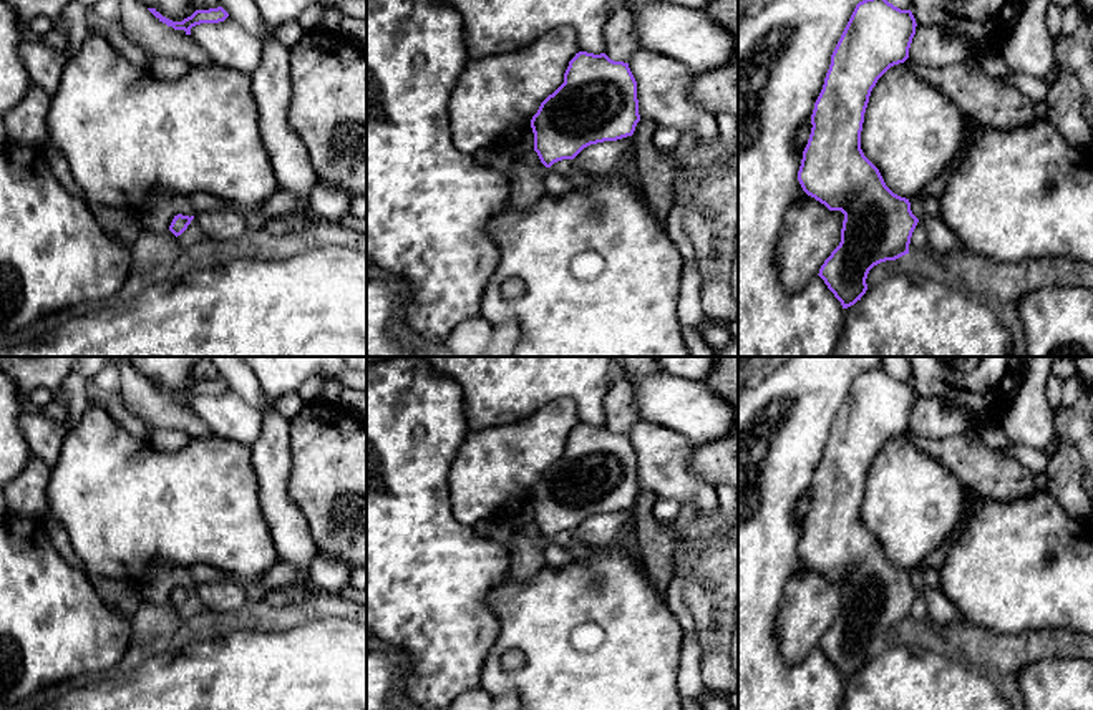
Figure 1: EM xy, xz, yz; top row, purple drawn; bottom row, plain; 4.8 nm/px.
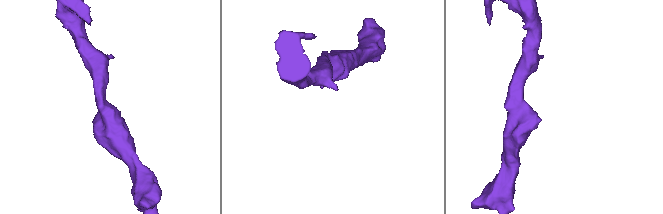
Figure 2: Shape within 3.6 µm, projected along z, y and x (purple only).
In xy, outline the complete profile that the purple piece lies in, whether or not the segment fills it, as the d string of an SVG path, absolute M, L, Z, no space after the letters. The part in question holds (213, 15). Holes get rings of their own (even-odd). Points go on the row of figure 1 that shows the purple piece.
M148 8L159 22L172 27L174 30L184 30L186 35L191 35L191 28L201 23L219 23L224 22L229 13L222 8L209 8L209 10L196 10L191 17L184 18L182 22L172 22L163 17L156 8Z

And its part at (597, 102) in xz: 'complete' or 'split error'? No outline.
complete

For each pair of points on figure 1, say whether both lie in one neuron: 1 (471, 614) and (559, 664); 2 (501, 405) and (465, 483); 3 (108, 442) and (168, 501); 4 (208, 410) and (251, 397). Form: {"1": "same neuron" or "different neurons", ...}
{"1": "different neurons", "2": "different neurons", "3": "same neuron", "4": "different neurons"}

